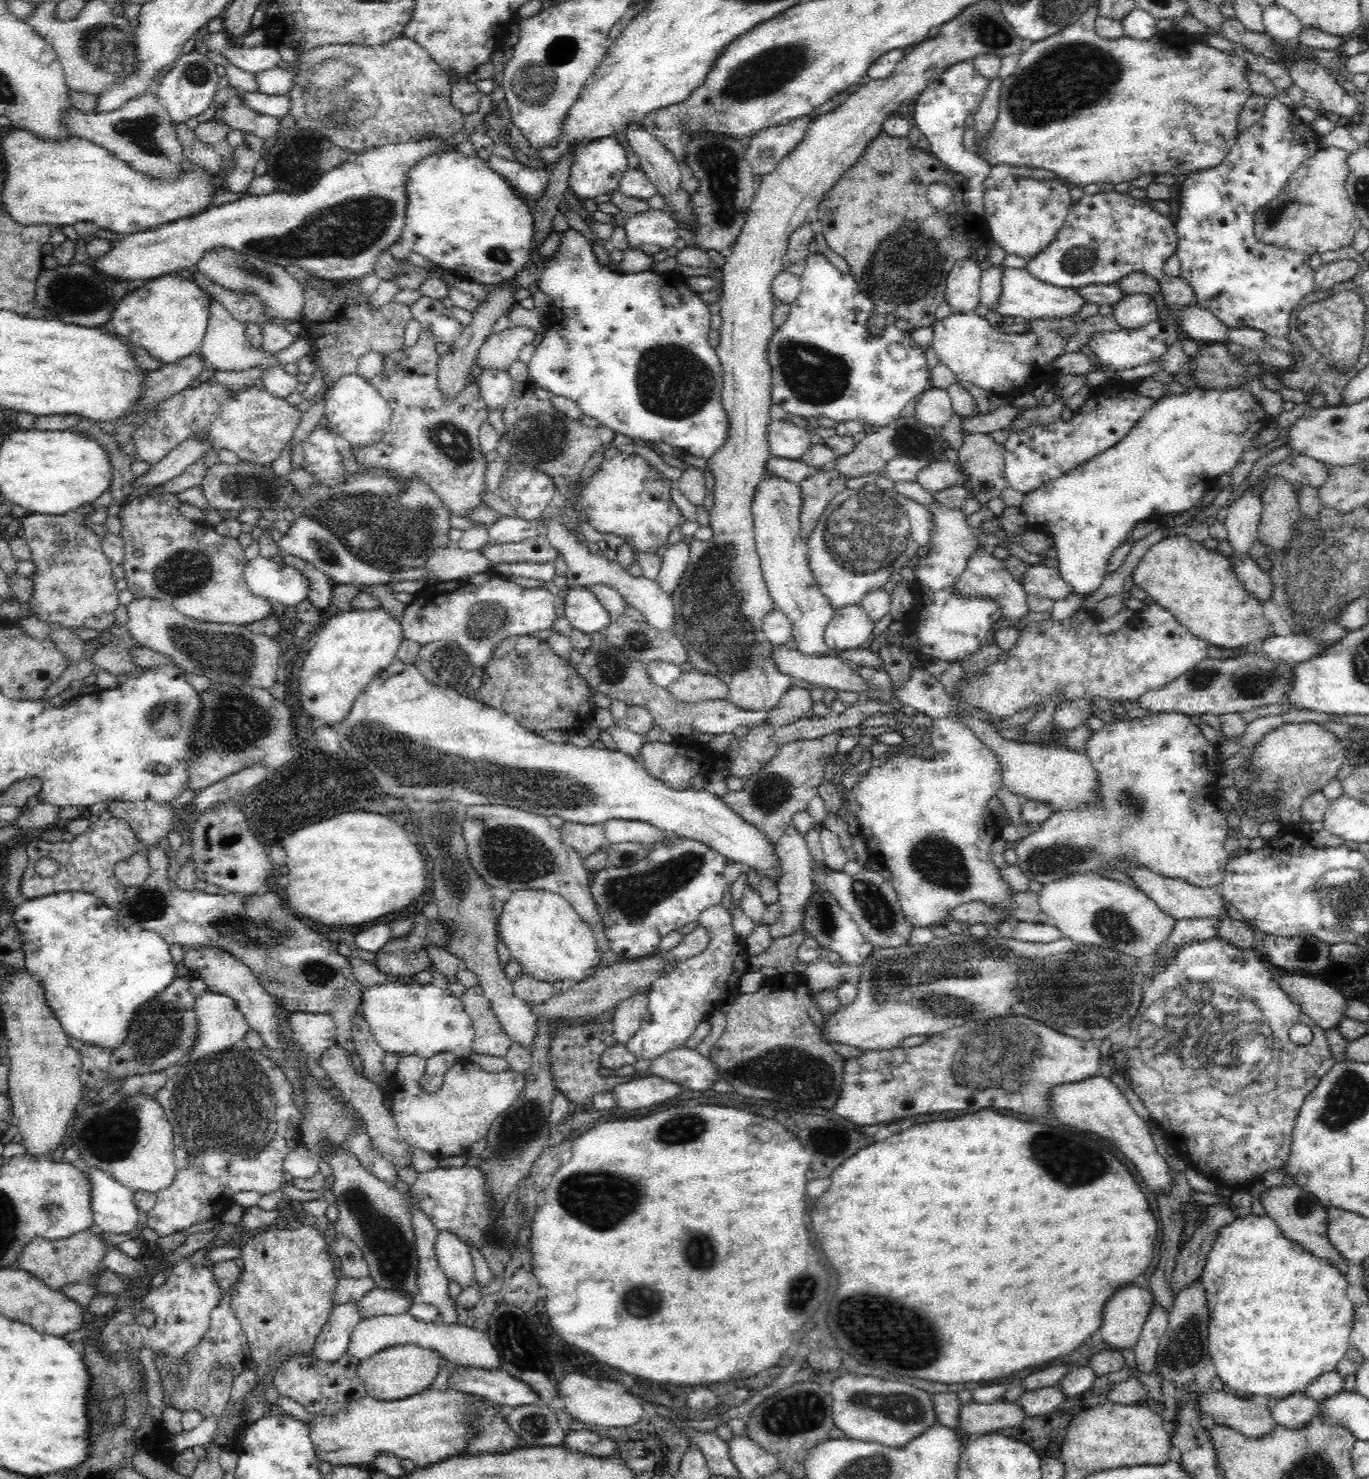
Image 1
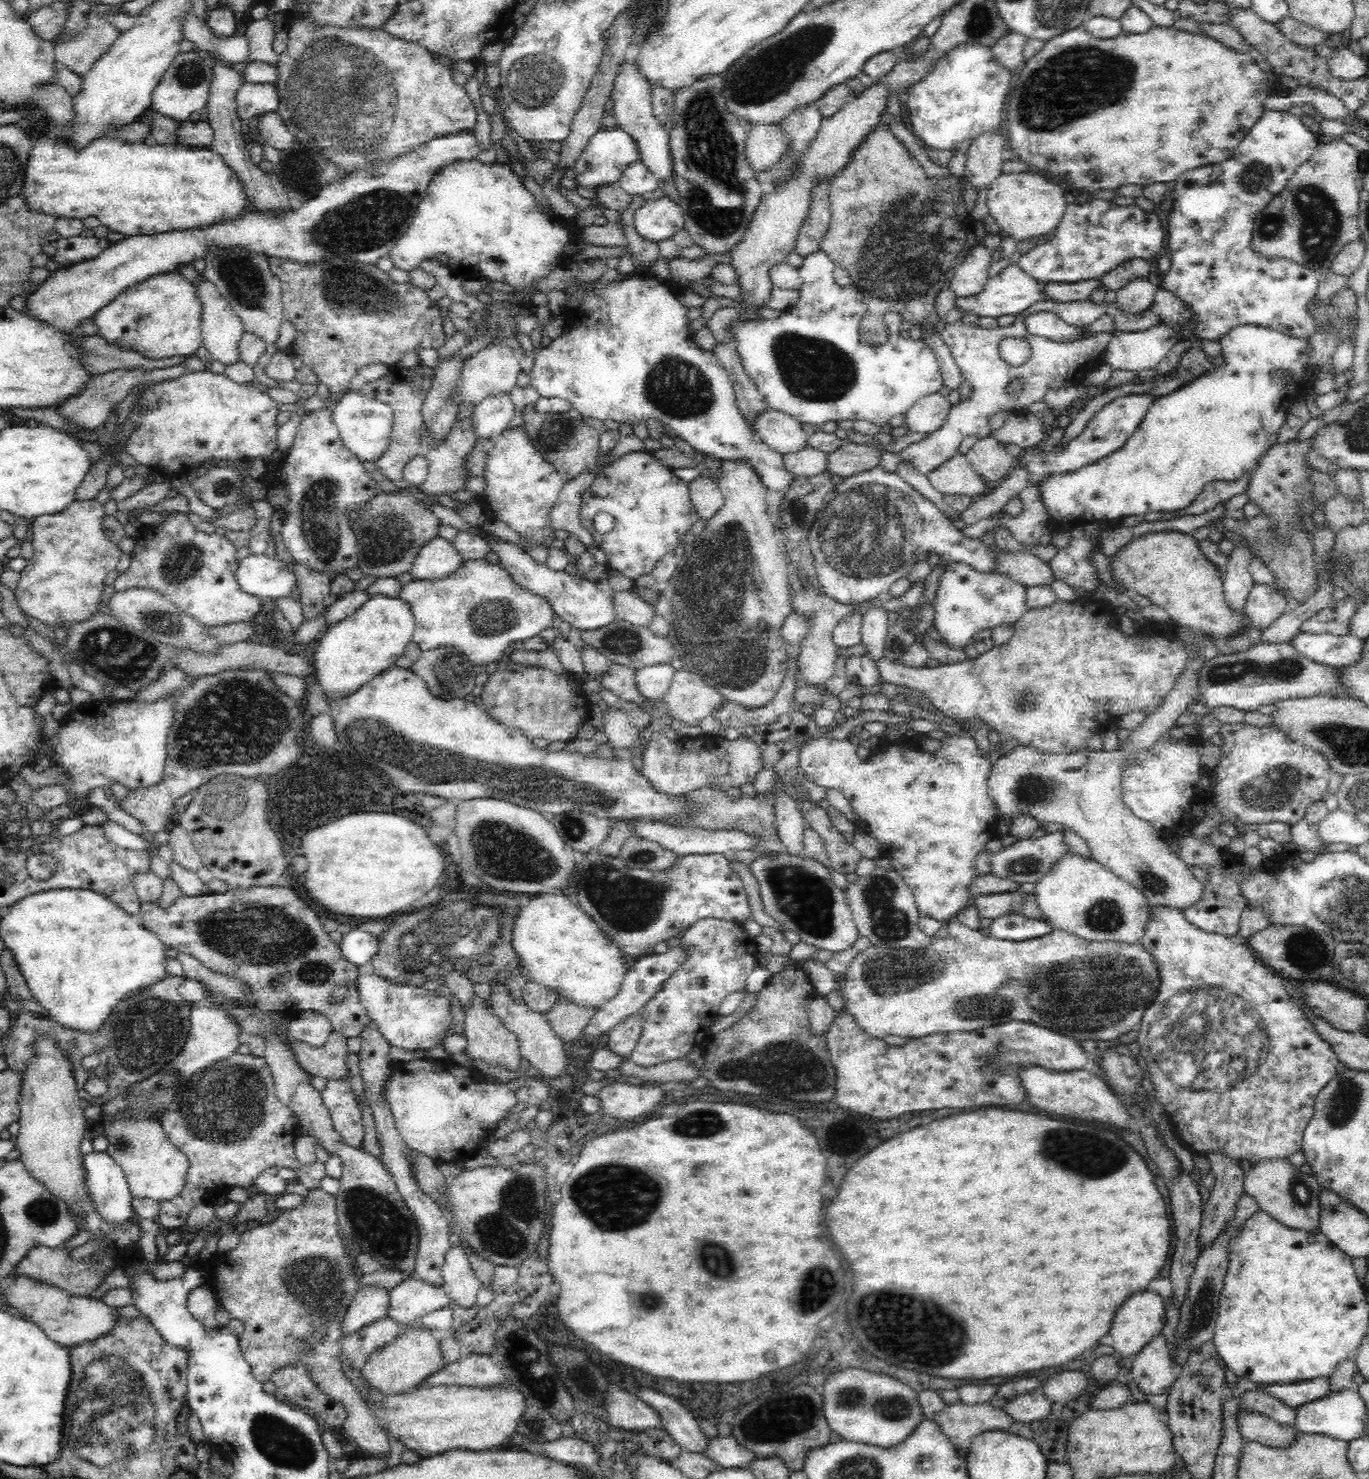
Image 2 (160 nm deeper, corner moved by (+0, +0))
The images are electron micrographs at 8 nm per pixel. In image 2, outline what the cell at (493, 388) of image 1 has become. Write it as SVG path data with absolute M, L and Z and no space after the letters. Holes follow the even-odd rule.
M494 395L475 406L471 415L476 440L494 439L502 434L514 416L514 405L509 395Z

